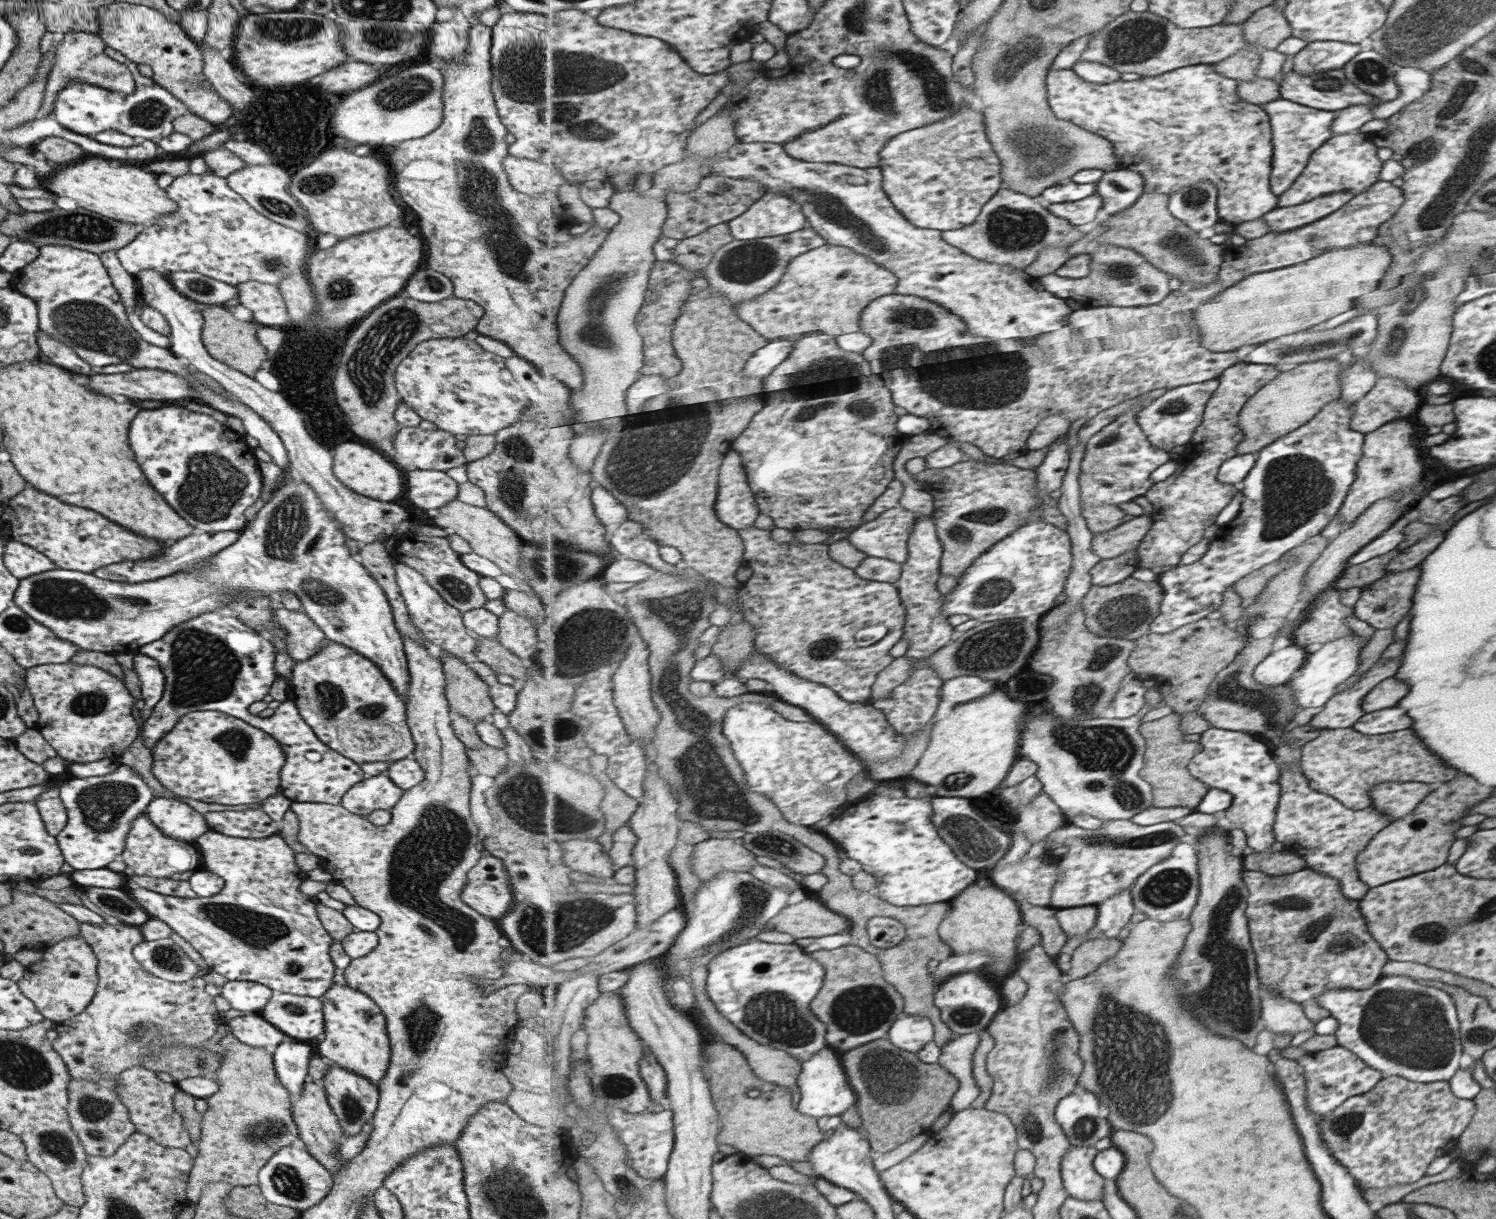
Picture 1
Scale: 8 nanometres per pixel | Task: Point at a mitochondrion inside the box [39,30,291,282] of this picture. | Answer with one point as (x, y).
(150, 113)

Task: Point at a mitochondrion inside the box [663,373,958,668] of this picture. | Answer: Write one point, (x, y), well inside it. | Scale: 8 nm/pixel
(827, 645)

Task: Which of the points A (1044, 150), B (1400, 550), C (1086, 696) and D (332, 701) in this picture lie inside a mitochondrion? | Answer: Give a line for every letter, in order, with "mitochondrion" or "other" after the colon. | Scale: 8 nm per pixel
A: mitochondrion
B: other
C: mitochondrion
D: mitochondrion

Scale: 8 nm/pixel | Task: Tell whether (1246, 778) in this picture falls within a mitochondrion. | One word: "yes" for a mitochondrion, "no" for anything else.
no

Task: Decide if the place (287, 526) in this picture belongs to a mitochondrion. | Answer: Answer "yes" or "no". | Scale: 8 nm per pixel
yes

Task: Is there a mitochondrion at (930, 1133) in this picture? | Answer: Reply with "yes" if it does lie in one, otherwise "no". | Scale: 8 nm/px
no

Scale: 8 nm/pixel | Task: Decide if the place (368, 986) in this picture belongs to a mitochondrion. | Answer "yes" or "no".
no

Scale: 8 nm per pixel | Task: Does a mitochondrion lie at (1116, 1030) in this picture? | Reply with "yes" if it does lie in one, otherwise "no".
yes

